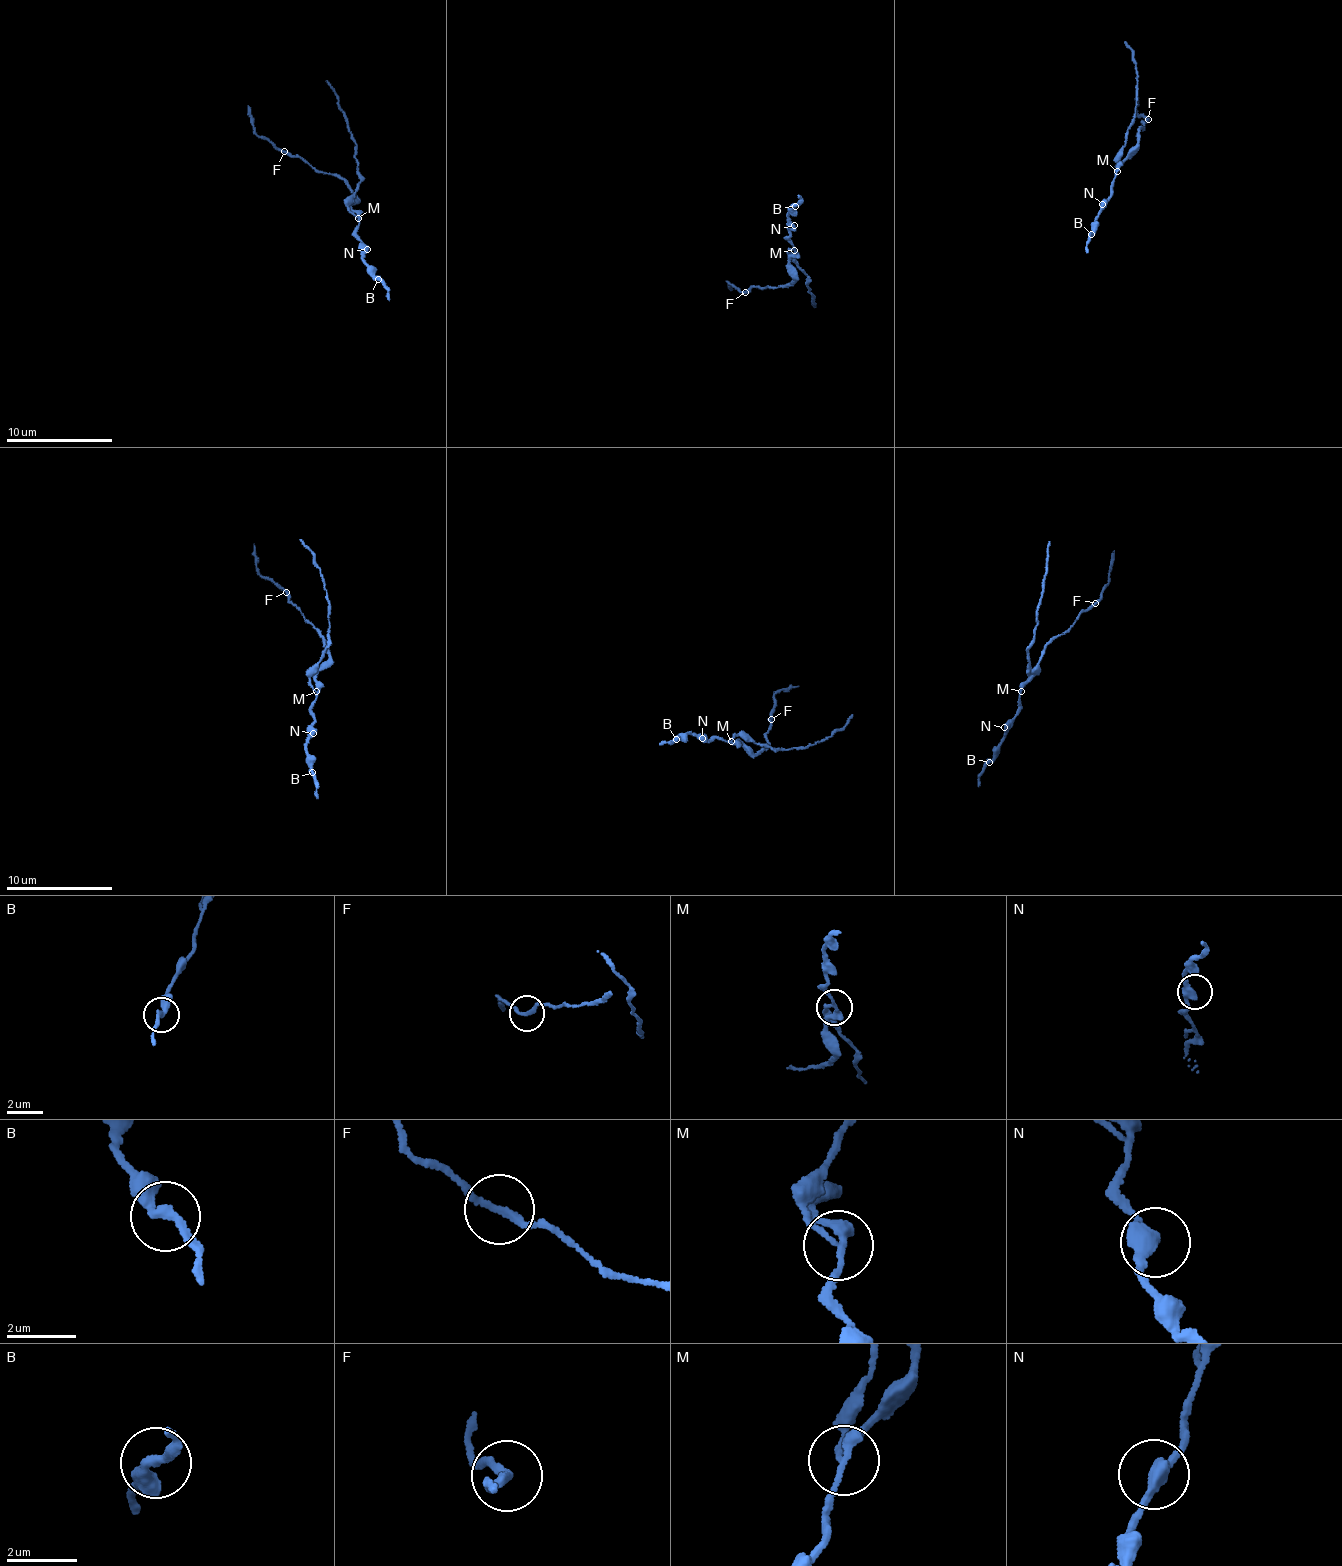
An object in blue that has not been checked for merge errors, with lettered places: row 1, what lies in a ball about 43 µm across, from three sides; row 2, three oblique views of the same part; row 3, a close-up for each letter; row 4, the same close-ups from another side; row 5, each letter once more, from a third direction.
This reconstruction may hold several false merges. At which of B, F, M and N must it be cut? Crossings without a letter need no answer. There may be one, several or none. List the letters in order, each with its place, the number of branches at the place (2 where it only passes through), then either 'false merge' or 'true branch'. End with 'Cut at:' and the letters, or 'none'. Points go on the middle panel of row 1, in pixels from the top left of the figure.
B: at (795, 206); 2 branches meet; true branch
F: at (745, 292); 2 branches meet; true branch
M: at (794, 250); 3 branches meet; false merge
N: at (794, 225); 2 branches meet; true branch
Cut at: M

